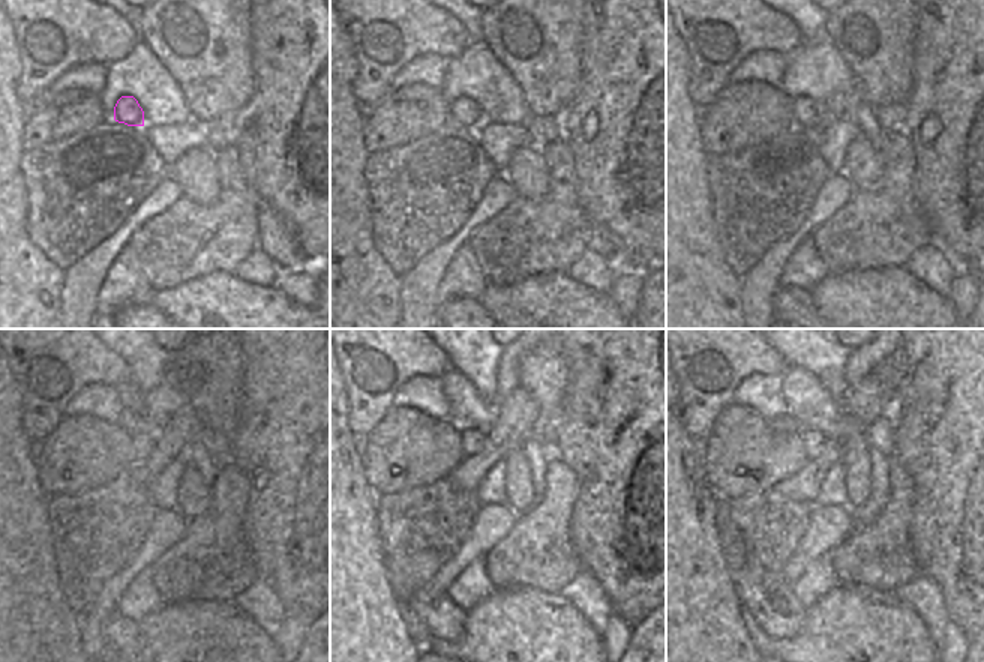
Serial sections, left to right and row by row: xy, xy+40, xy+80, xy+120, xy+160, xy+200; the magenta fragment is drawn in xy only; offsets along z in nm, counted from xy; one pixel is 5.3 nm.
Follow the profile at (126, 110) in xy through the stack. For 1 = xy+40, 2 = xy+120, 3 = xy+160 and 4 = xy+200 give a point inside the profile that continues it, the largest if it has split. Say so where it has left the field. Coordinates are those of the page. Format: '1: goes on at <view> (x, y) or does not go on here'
1: goes on at xy+40 (464, 110)
2: goes on at xy+120 (141, 440)
3: goes on at xy+160 (473, 440)
4: goes on at xy+200 (813, 440)

